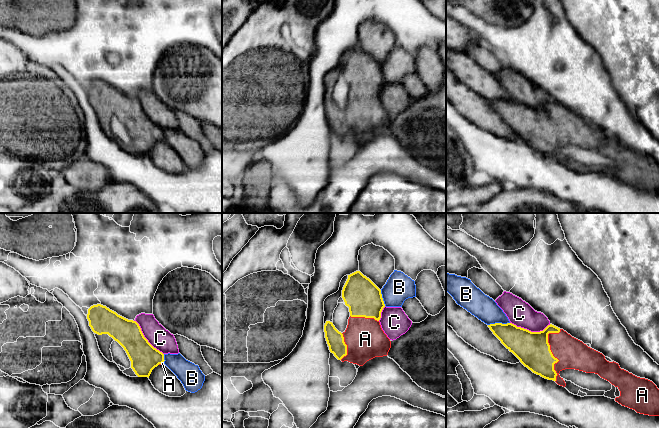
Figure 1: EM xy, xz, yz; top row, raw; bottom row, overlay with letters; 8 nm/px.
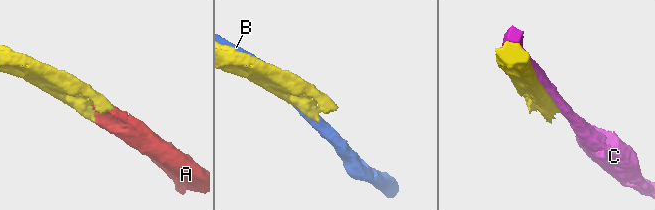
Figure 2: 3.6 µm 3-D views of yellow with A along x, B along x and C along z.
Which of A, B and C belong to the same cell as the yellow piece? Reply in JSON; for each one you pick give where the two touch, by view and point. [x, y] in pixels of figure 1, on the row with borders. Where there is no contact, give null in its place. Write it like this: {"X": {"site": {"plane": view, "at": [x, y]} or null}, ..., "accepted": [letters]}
{"A": {"site": {"plane": "yz", "at": [550, 351]}}, "accepted": ["A"]}

